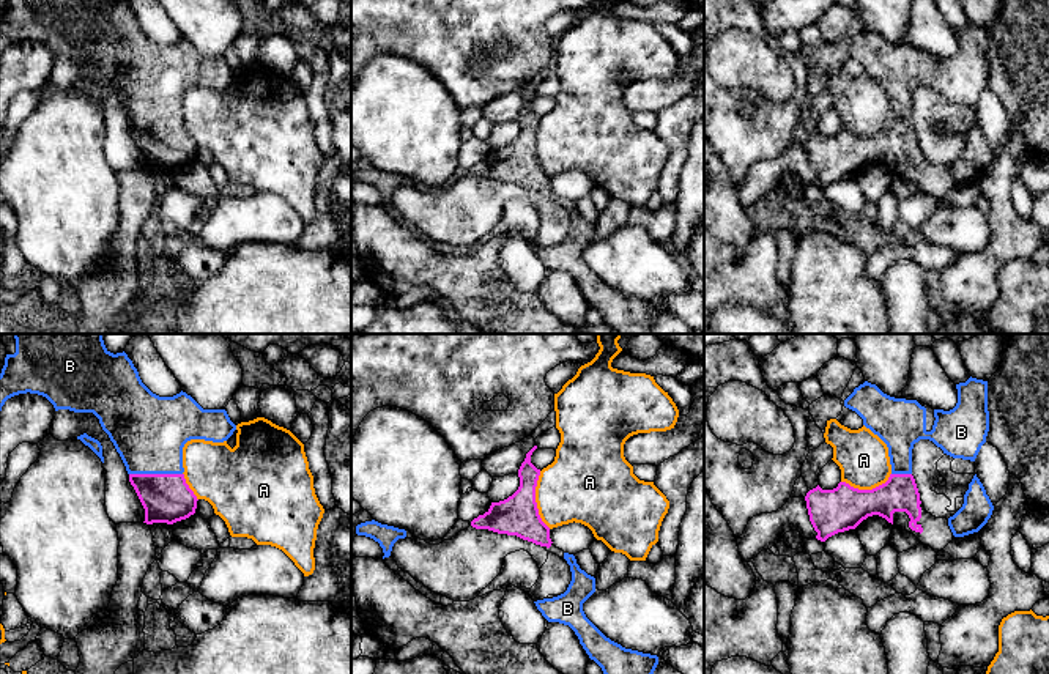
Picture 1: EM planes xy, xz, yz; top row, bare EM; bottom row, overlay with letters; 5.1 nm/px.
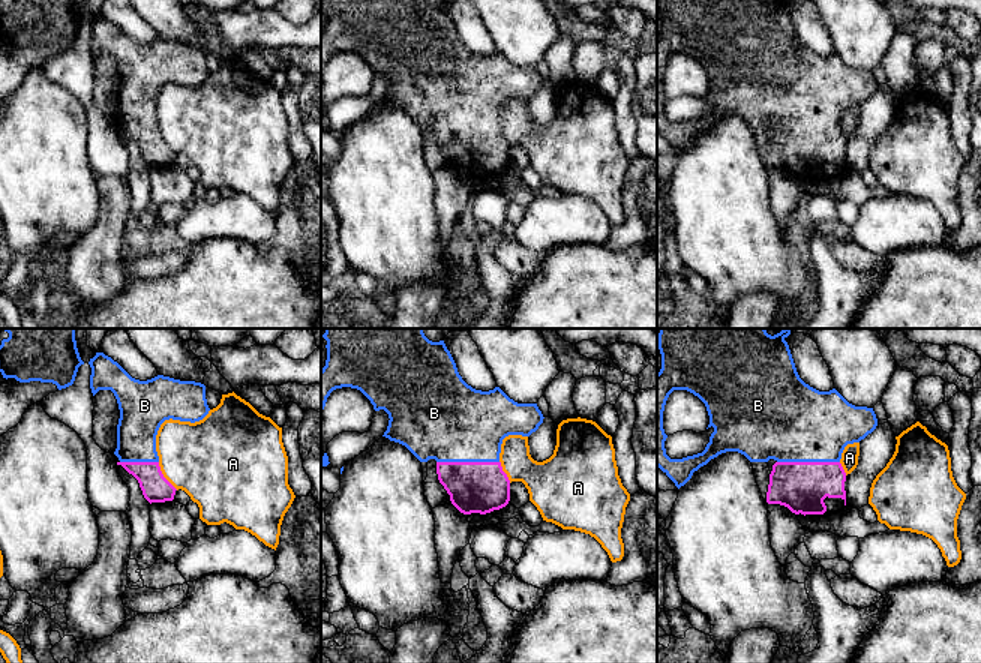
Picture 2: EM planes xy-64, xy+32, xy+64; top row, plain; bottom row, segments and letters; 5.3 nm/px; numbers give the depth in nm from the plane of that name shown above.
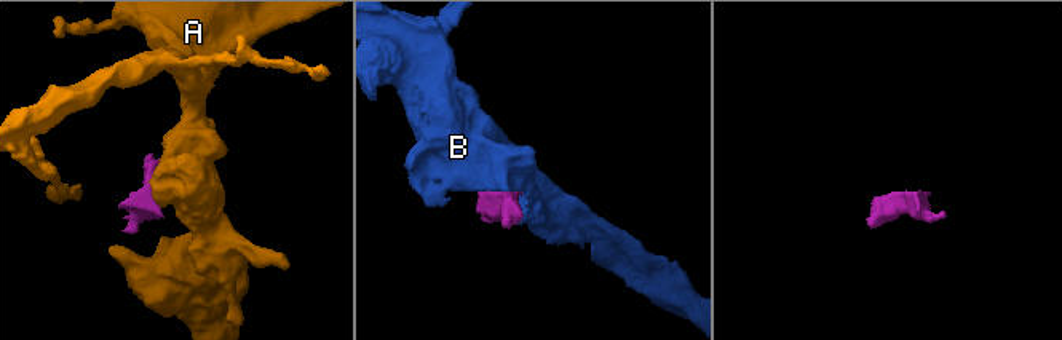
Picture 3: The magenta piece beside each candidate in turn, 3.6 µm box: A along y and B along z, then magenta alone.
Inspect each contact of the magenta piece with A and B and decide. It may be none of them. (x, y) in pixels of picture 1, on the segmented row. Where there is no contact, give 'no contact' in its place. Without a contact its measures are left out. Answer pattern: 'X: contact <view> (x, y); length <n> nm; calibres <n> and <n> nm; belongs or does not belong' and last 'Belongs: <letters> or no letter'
A: contact xz (534, 499); length 300 nm; calibres 200 and 380 nm; does not belong
B: contact xy (156, 474); length 280 nm; calibres 260 and 380 nm; belongs
Belongs: B

